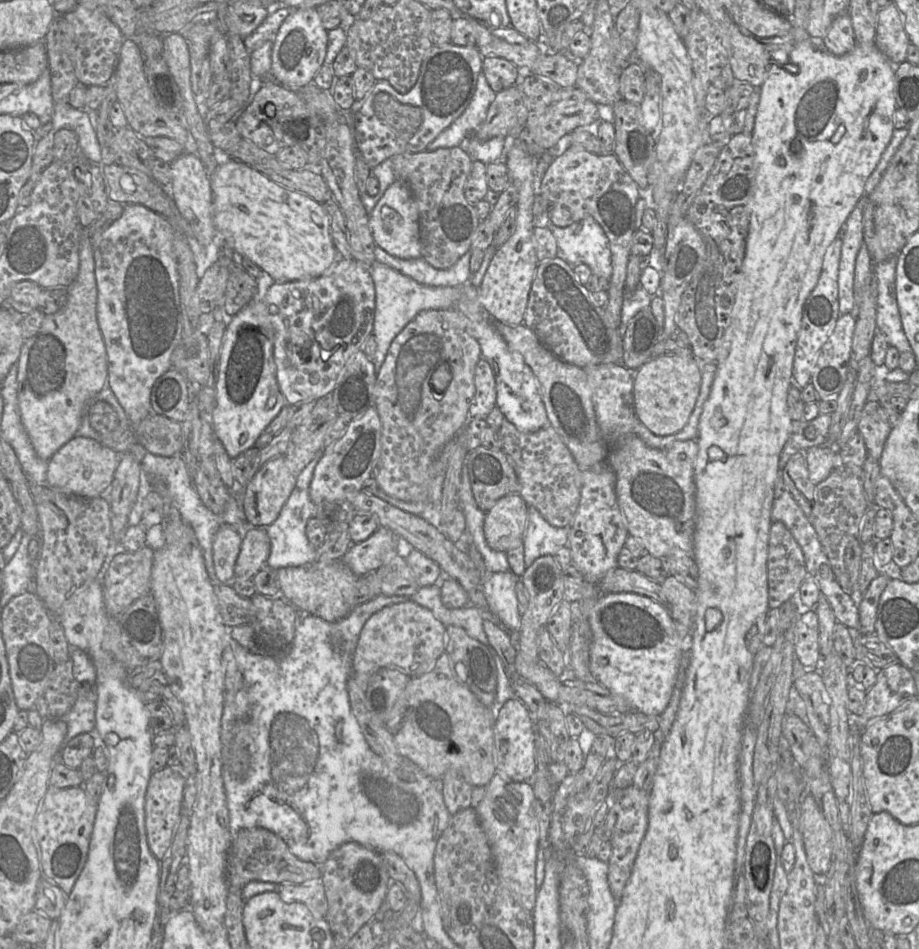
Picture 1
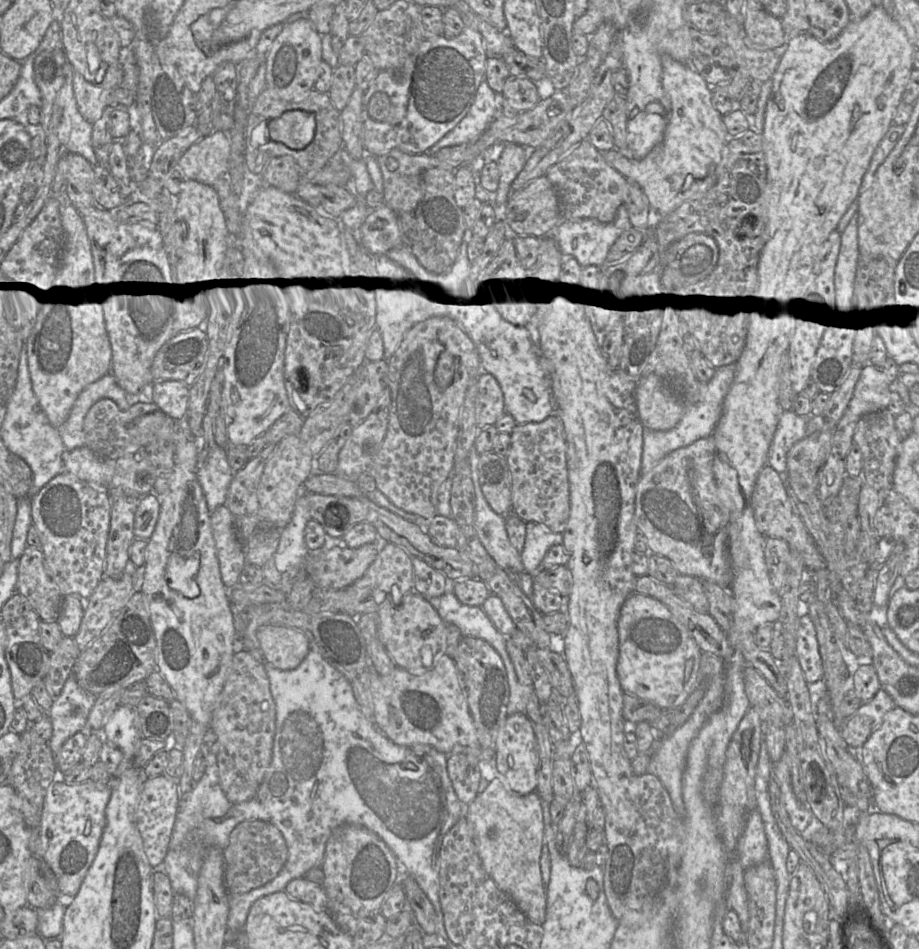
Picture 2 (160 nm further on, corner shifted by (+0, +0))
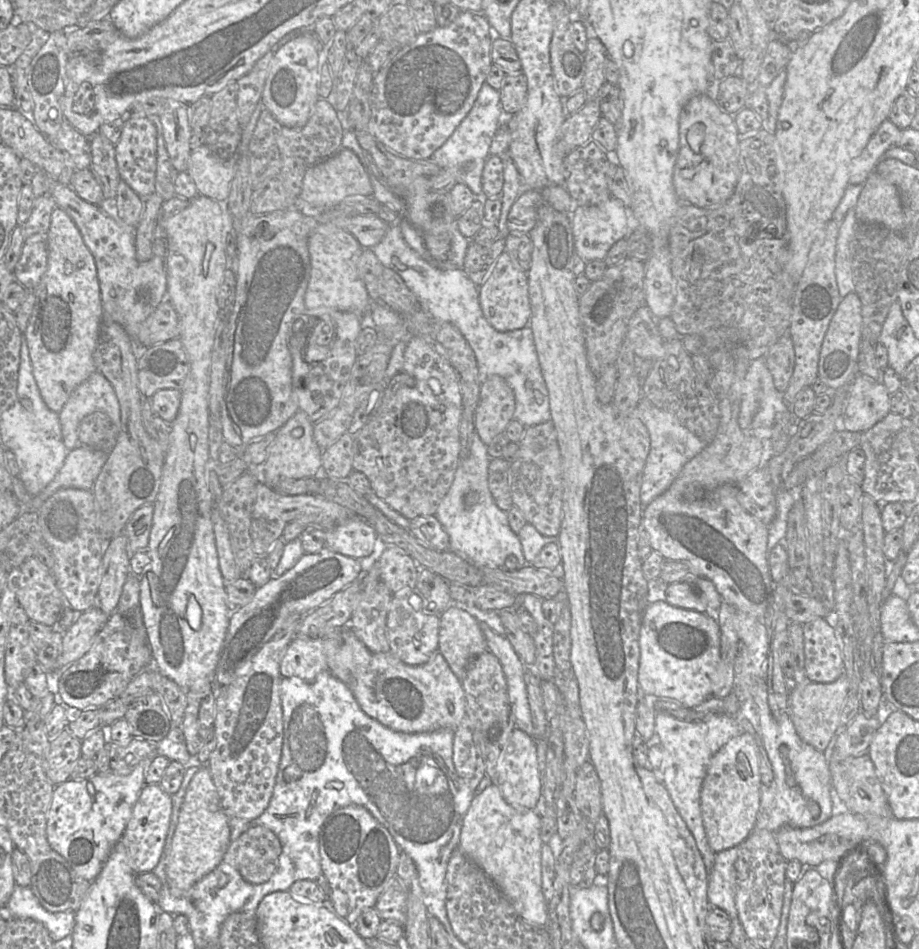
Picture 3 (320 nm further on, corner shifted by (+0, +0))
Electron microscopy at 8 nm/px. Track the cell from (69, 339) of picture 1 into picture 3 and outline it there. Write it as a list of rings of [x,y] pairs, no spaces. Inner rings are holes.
[[[59,207],[51,215],[47,248],[47,270],[33,289],[35,303],[25,337],[41,397],[50,410],[60,413],[72,392],[97,371],[93,353],[104,311],[94,257],[73,220]]]

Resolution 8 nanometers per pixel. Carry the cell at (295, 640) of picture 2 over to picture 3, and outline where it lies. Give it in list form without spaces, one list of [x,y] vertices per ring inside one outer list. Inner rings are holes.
[[[348,625],[341,630],[340,638],[296,636],[280,663],[282,677],[299,677],[307,682],[326,670],[349,687],[364,713],[394,731],[425,733],[442,728],[455,731],[466,715],[461,681],[440,652],[425,664],[410,666],[391,652],[371,652]]]

